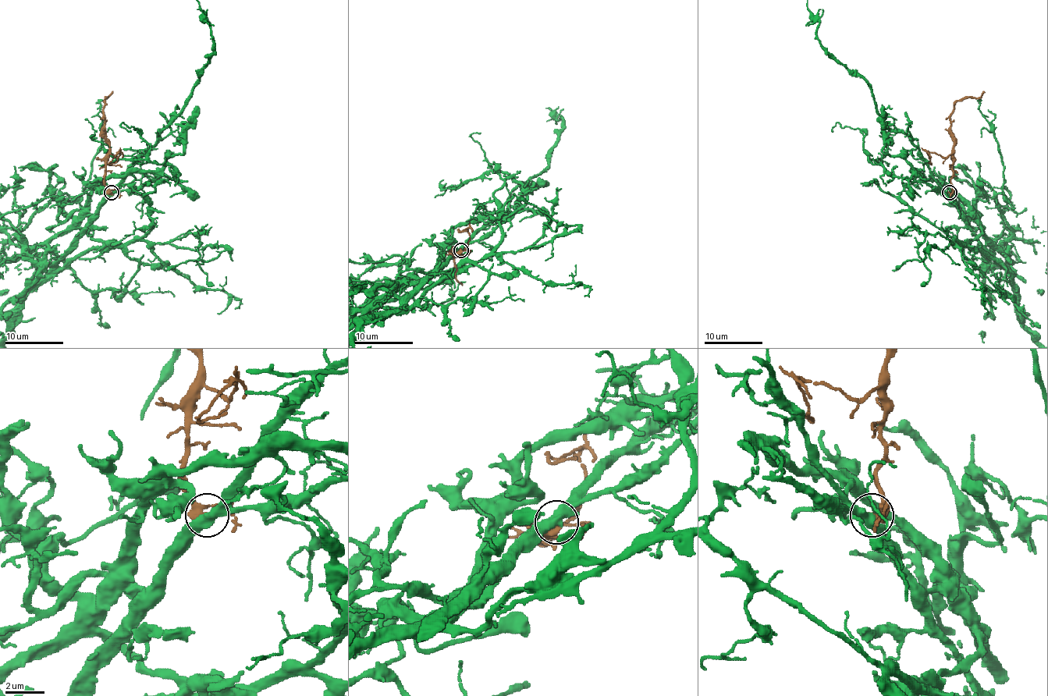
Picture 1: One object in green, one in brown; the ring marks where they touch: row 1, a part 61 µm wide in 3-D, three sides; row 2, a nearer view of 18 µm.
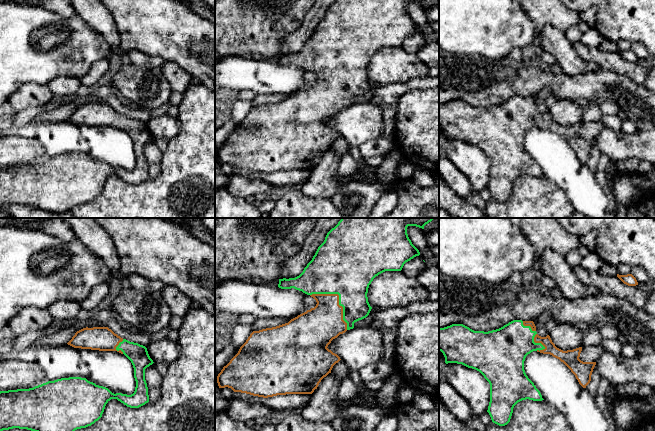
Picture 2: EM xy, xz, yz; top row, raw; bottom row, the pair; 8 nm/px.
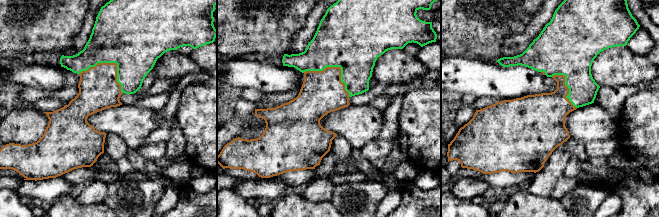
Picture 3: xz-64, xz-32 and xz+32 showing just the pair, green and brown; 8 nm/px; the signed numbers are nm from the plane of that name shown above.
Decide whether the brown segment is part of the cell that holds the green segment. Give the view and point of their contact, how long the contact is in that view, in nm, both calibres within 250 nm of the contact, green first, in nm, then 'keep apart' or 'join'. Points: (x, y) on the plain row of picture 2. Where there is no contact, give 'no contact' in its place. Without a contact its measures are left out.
contact xz (339, 74); length 420 nm; calibres 440 and 300 nm; join

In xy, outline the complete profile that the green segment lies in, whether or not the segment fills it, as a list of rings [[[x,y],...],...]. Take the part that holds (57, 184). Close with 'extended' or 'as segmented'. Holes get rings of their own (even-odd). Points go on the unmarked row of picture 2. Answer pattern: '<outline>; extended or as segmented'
[[[108,103],[83,104],[77,107],[67,120],[74,124],[117,127],[124,130],[134,144],[136,157],[134,169],[131,171],[114,170],[108,164],[96,161],[81,153],[61,154],[29,165],[0,167],[0,208],[19,204],[51,213],[64,213],[98,197],[102,193],[106,180],[111,175],[117,175],[130,184],[139,184],[149,178],[145,145],[154,138],[145,122],[121,114]]]; extended

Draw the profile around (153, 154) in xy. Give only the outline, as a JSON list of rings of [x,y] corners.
[[[154,139],[145,145],[145,156],[148,163],[149,178],[157,177],[161,172],[163,152],[157,147]]]

